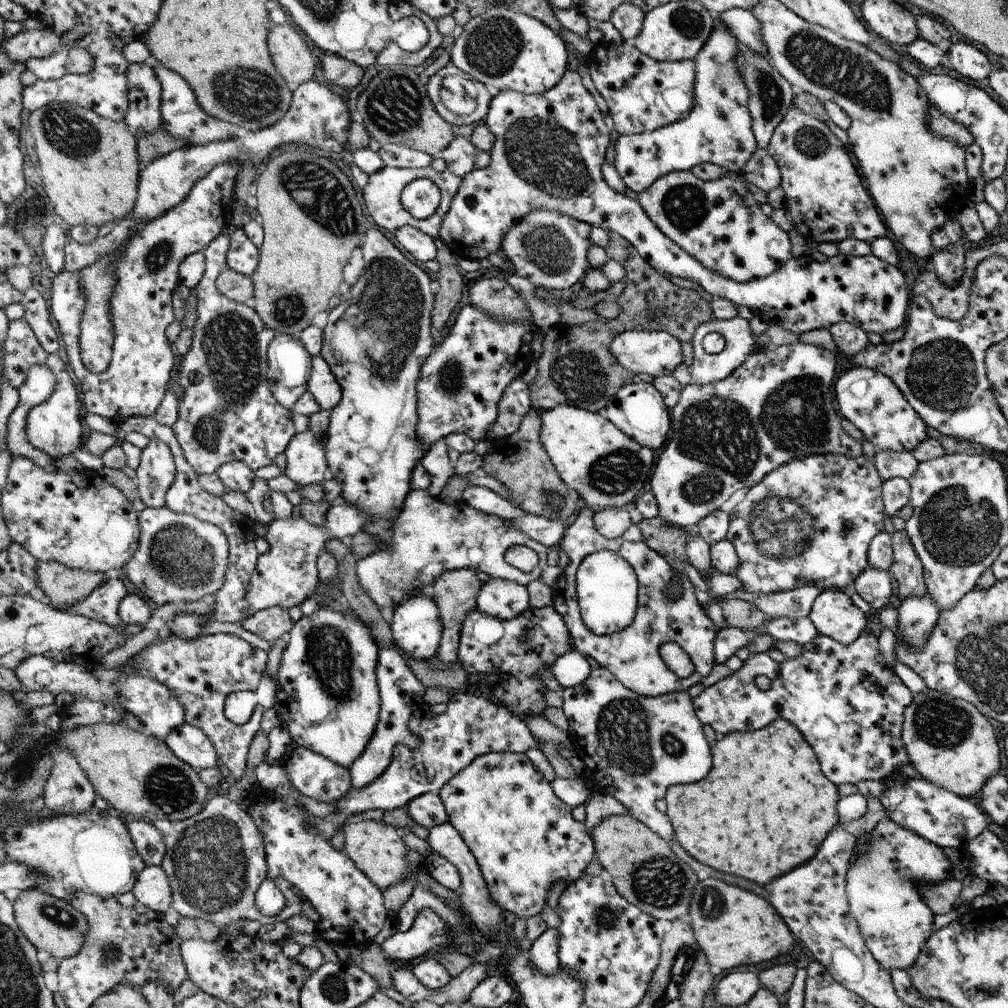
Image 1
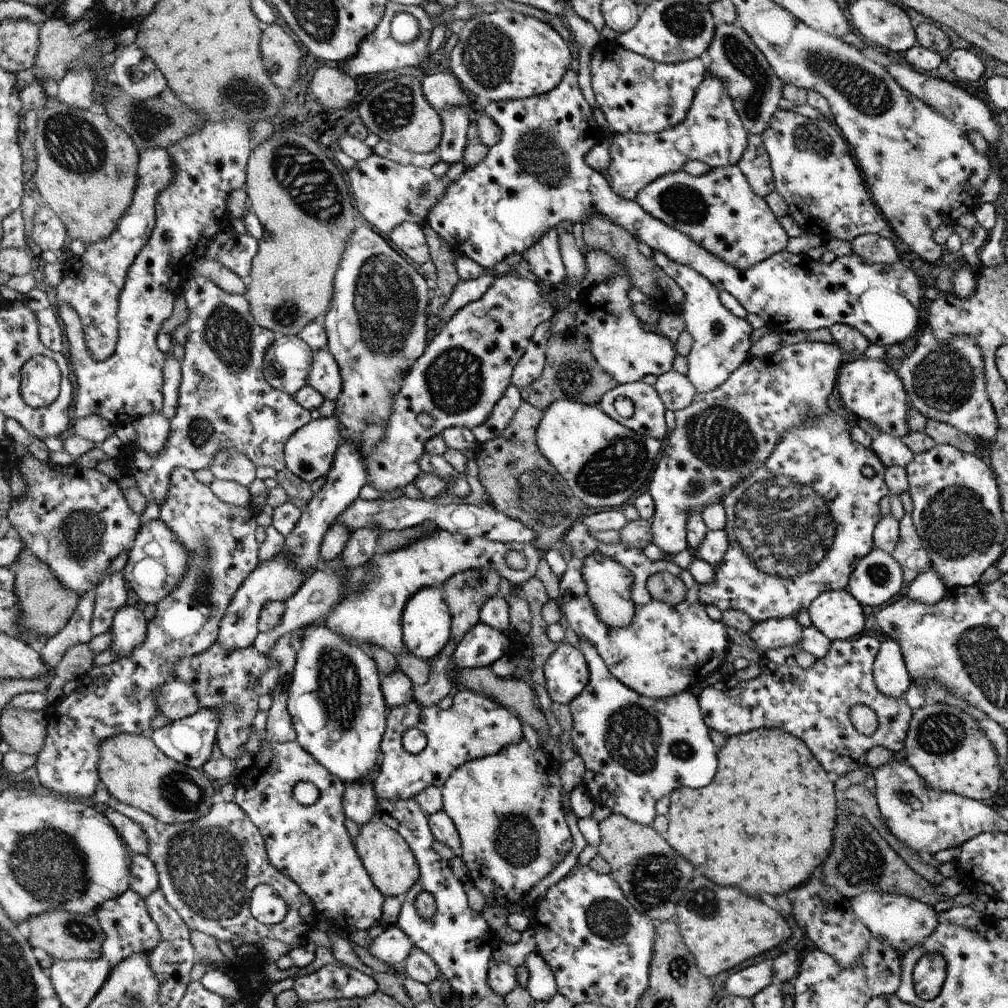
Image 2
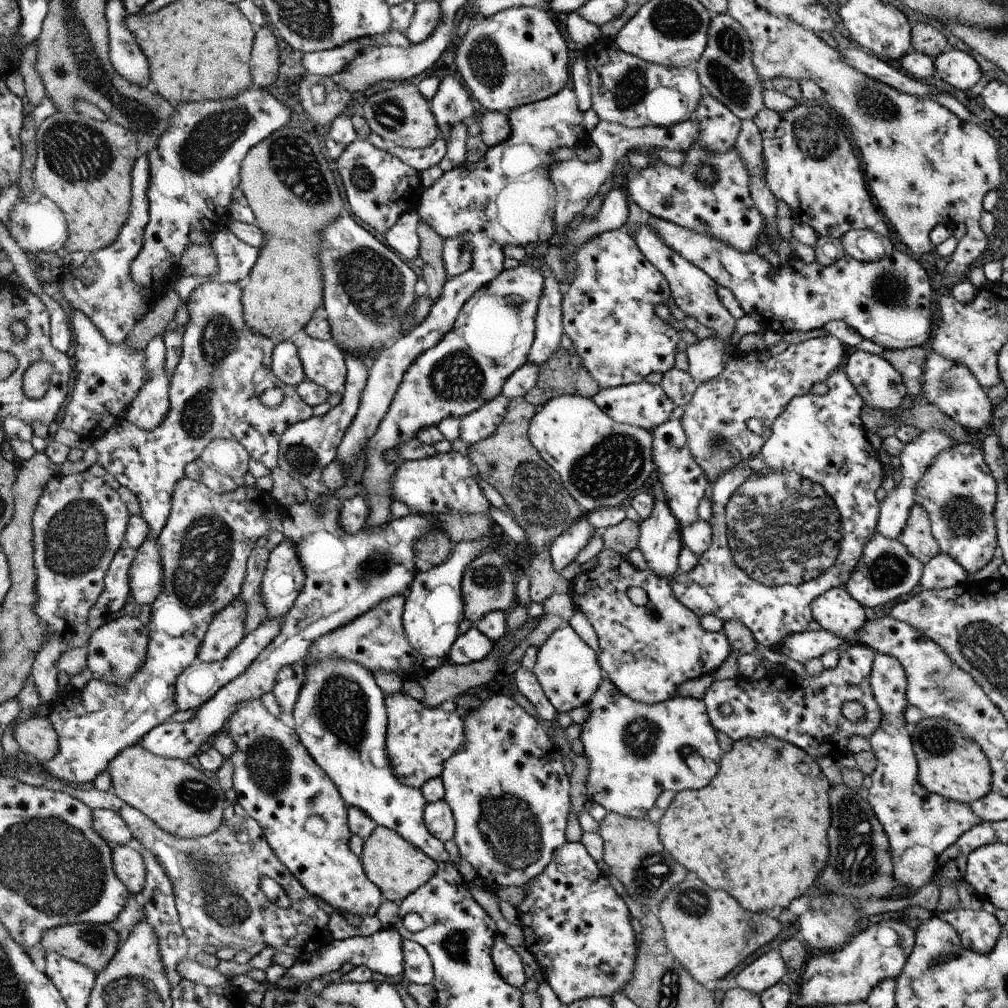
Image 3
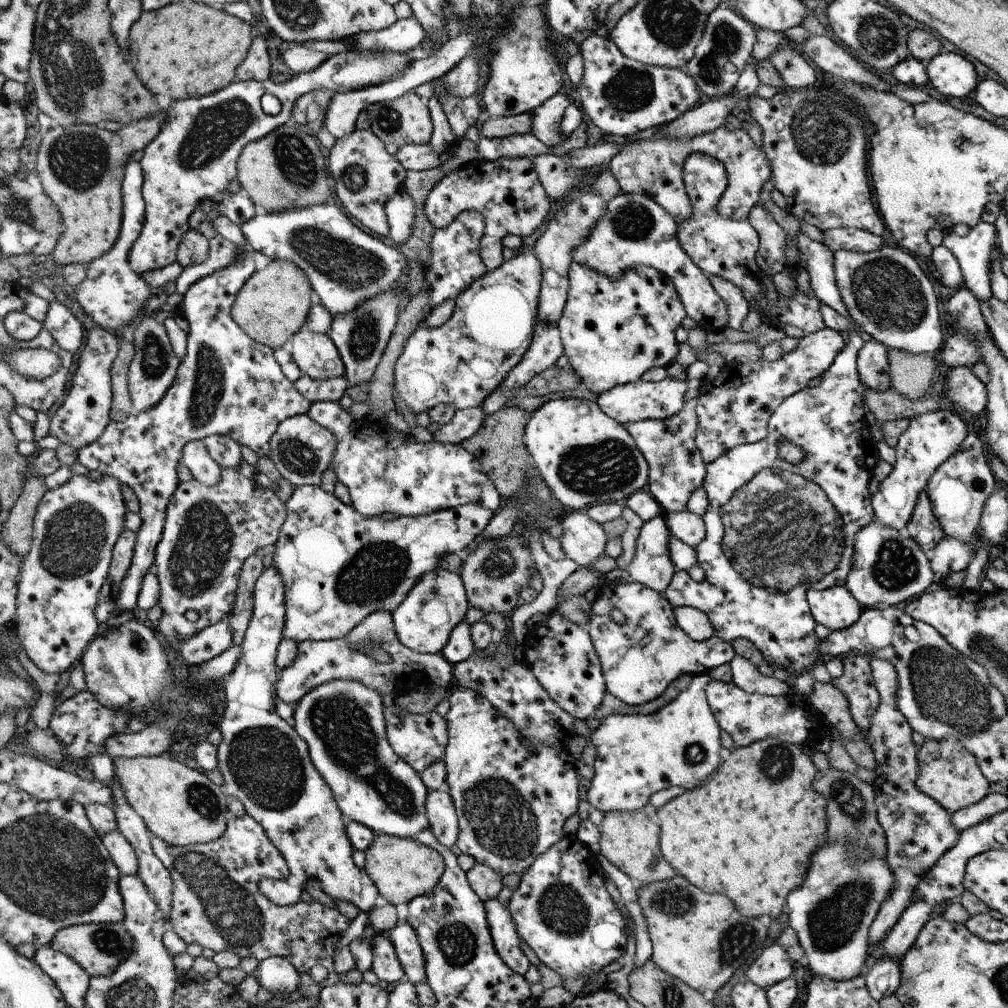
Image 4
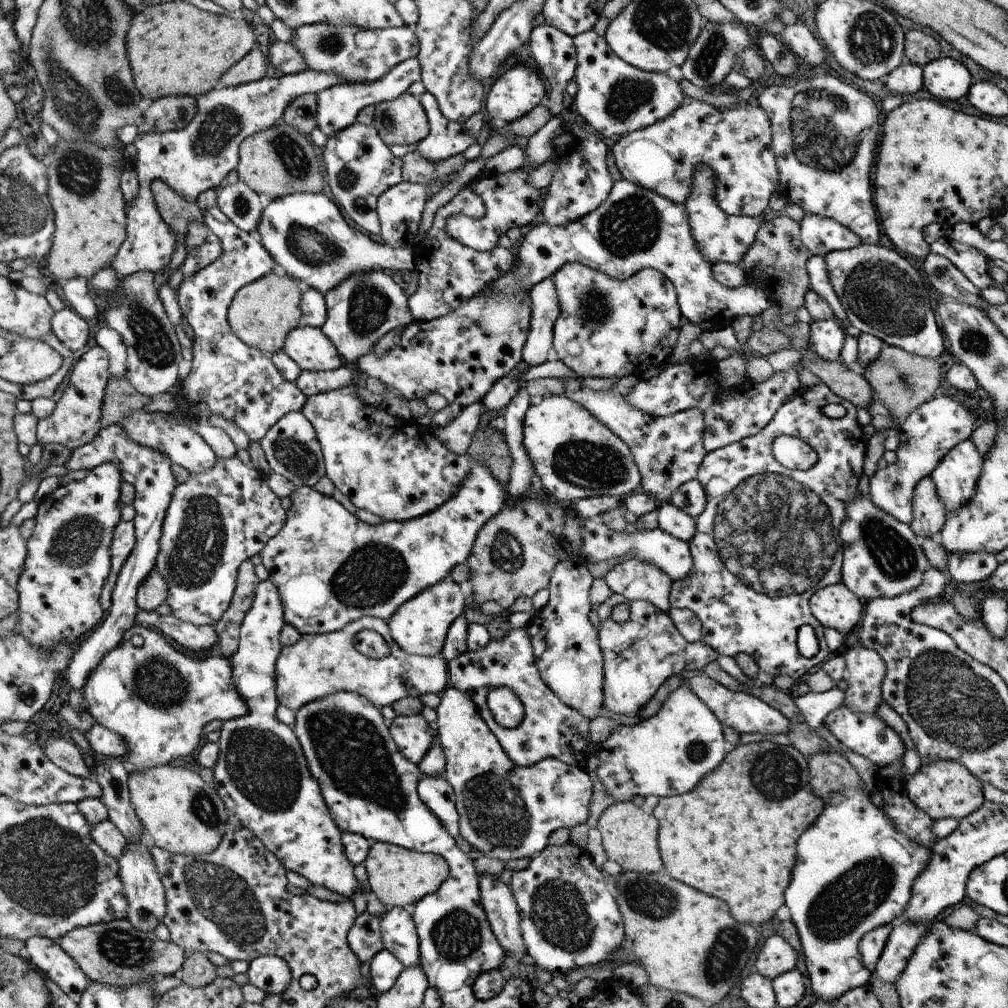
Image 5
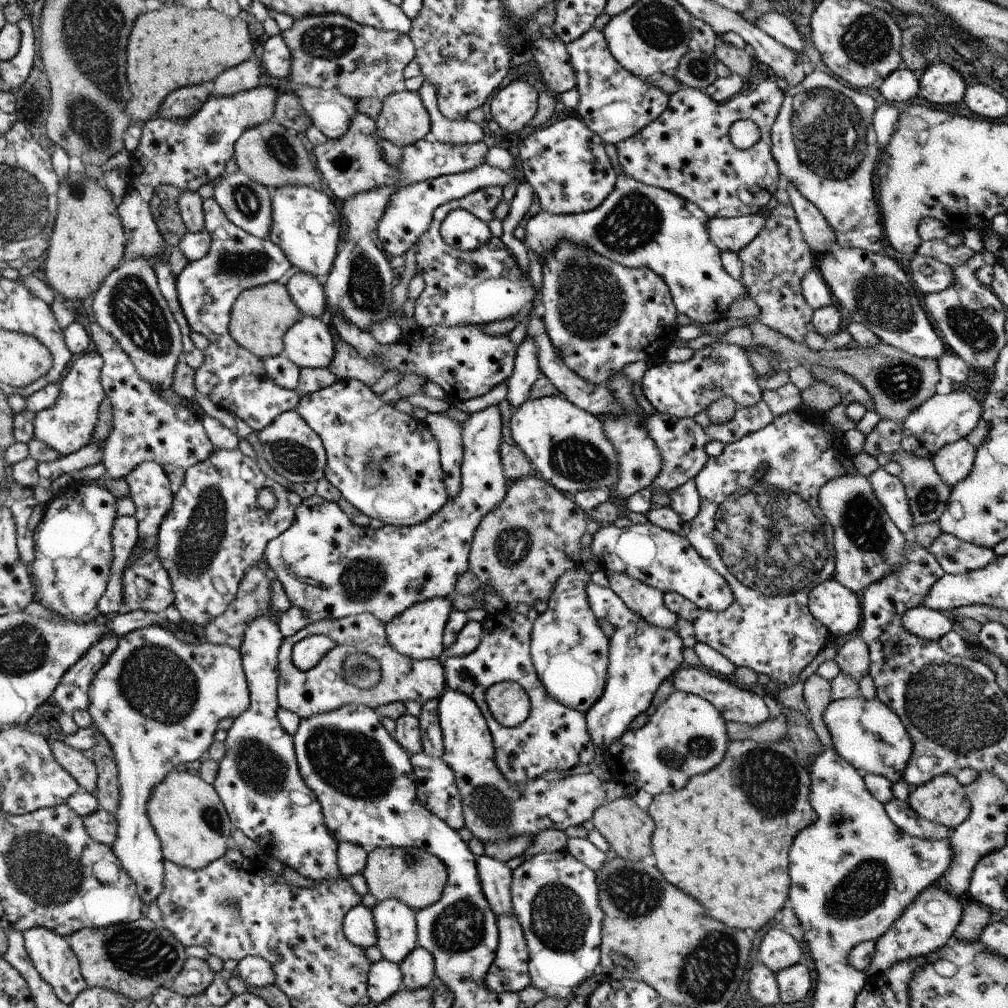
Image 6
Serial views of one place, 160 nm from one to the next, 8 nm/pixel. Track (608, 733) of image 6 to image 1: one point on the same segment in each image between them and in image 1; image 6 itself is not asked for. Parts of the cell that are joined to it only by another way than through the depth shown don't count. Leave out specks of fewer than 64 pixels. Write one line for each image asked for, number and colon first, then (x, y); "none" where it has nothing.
1: (632, 655)
2: (666, 648)
3: (647, 651)
4: (640, 658)
5: (639, 654)

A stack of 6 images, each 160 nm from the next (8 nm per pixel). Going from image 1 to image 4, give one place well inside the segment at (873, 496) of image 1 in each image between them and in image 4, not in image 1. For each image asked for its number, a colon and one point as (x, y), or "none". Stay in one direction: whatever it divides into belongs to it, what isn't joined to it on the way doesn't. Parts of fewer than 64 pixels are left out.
2: (797, 527)
3: (788, 525)
4: (774, 532)

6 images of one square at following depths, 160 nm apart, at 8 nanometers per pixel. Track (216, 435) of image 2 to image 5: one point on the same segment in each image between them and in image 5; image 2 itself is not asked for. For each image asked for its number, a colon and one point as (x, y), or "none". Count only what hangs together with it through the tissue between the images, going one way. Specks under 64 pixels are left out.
3: (224, 367)
4: (228, 384)
5: (228, 378)

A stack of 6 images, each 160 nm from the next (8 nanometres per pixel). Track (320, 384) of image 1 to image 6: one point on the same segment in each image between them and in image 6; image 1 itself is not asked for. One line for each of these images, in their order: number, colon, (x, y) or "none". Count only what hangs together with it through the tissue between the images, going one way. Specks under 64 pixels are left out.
2: (325, 376)
3: (324, 363)
4: (316, 355)
5: (309, 347)
6: (311, 342)

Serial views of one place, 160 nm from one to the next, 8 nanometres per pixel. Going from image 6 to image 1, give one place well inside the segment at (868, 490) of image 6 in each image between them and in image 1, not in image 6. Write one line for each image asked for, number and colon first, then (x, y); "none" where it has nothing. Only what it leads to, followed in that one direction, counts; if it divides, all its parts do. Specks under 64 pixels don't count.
1: (873, 585)
2: (878, 577)
3: (887, 569)
4: (889, 566)
5: (882, 557)

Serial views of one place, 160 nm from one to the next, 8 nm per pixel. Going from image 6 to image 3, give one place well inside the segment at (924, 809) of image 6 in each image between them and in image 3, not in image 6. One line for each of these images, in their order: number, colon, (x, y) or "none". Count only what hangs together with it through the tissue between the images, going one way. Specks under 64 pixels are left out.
3: (951, 764)
4: (948, 773)
5: (947, 788)

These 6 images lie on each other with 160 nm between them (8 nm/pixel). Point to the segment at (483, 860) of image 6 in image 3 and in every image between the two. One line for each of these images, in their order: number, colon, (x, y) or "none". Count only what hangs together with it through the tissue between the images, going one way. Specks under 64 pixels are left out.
3: (507, 961)
4: (507, 940)
5: (499, 903)

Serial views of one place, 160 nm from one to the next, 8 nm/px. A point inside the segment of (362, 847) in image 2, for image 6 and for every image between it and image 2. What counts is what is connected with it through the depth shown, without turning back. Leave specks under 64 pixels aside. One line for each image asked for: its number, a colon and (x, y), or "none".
3: (396, 866)
4: (402, 869)
5: (398, 876)
6: (415, 877)

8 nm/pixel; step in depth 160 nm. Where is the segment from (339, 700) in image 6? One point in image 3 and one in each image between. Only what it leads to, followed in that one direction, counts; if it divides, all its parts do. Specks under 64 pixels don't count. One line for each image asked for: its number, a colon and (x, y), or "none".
3: (377, 640)
4: (317, 662)
5: (318, 665)

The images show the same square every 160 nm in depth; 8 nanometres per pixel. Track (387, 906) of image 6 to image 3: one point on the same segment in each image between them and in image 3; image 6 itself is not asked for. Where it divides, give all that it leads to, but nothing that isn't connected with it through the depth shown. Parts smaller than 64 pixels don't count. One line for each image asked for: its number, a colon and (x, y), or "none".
3: (418, 968)
4: (408, 951)
5: (398, 930)

